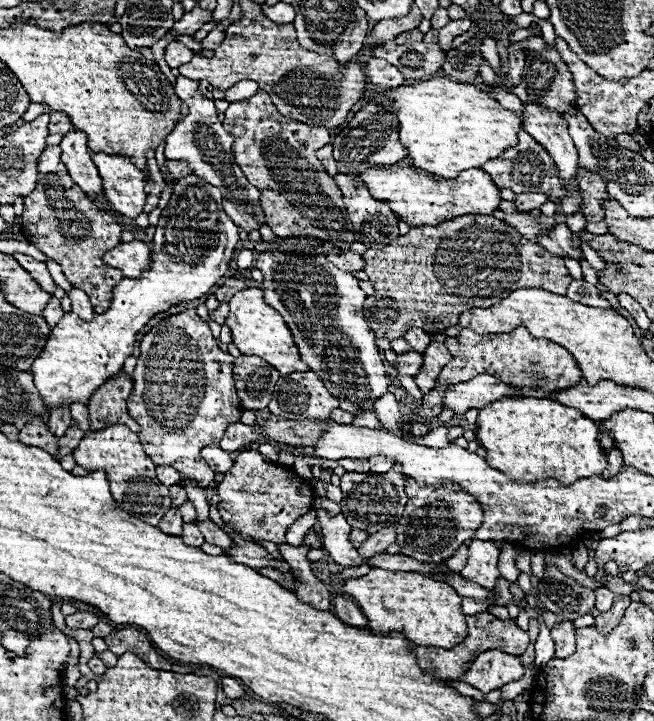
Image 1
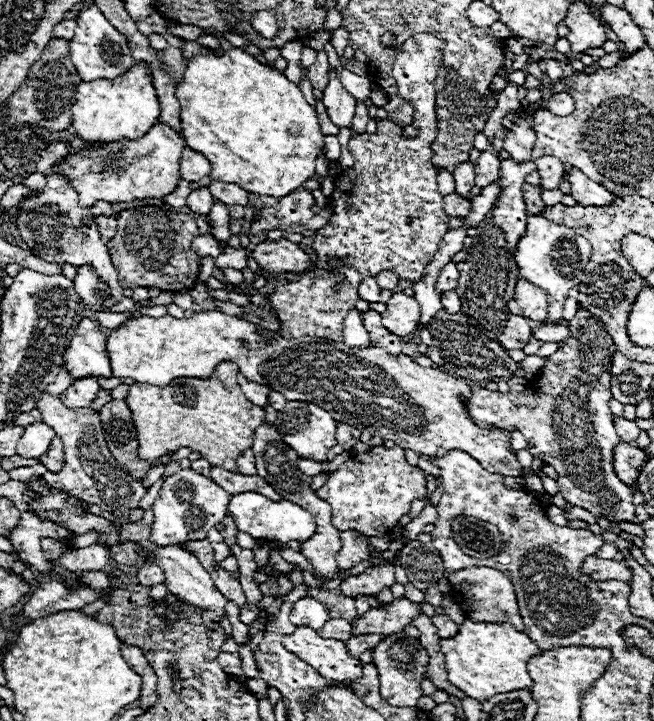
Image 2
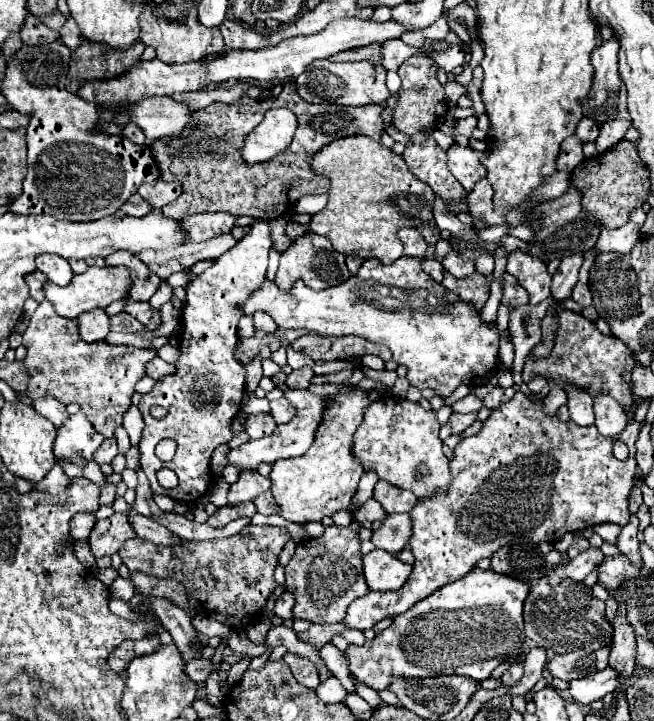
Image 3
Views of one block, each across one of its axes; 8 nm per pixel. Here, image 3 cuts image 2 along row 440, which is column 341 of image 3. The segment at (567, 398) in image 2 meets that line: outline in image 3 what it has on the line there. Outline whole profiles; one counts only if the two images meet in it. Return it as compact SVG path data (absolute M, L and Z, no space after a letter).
M352 520L348 528L330 526L320 538L306 538L296 546L292 560L286 566L286 590L294 594L296 604L292 608L296 618L314 624L334 624L344 620L346 608L370 590L364 582L360 568L360 522Z

